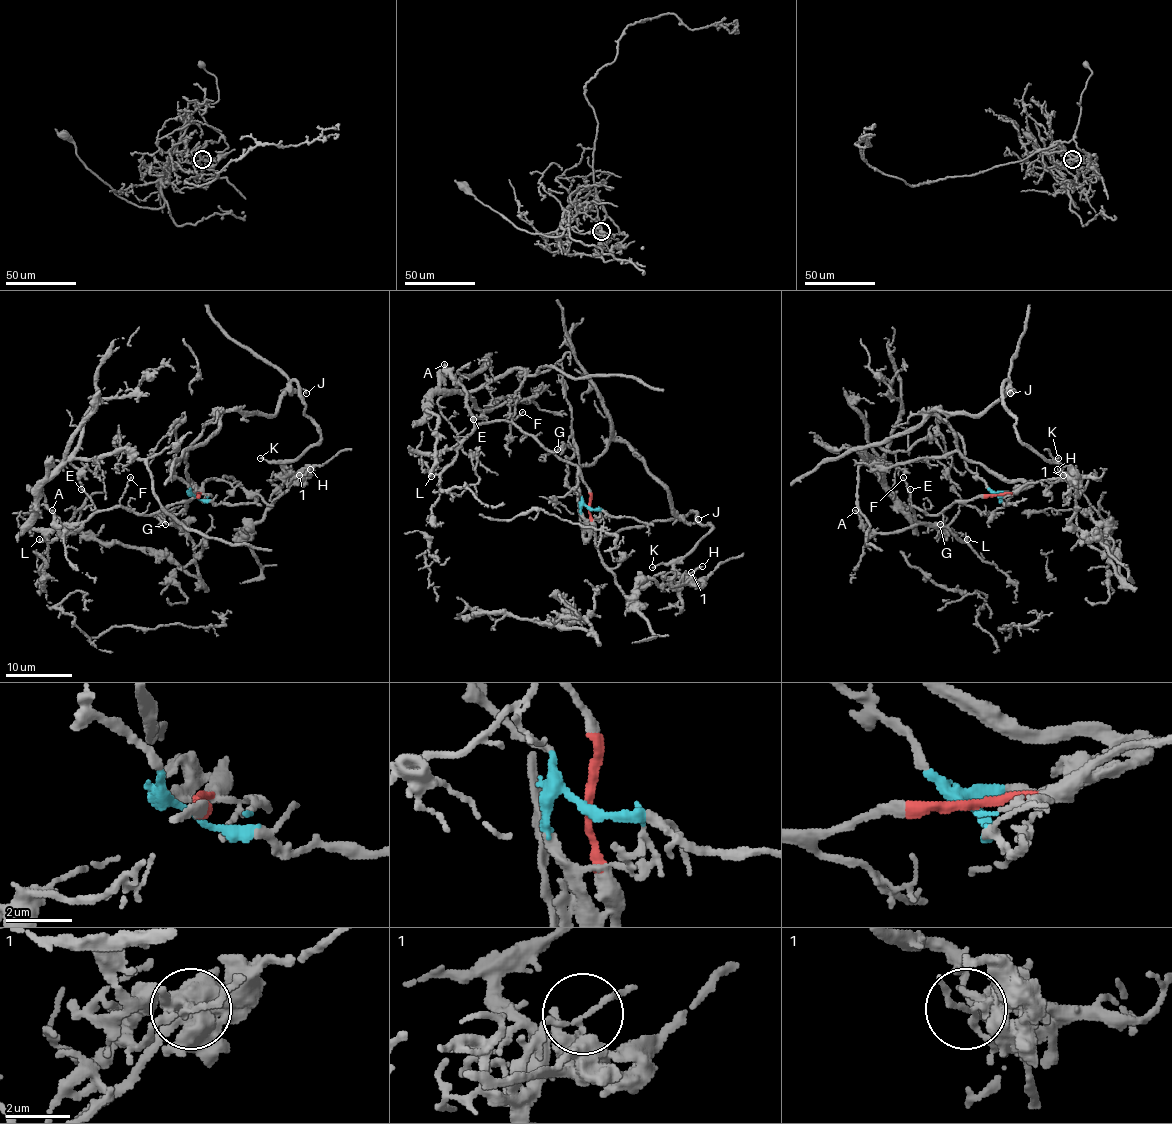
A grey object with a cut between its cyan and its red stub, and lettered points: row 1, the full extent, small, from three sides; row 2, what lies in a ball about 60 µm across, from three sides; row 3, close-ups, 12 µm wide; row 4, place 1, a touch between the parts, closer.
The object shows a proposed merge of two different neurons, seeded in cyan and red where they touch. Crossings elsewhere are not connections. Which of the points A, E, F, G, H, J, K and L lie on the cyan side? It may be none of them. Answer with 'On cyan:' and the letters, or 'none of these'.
On cyan: H, J, K

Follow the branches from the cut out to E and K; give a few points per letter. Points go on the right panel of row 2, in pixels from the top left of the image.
E: (998, 495), (979, 495), (949, 505), (943, 512), (926, 514), (913, 507), (913, 510), (909, 489)
K: (998, 495), (1023, 484), (966, 459), (933, 410), (979, 415), (1006, 380), (1003, 404), (1019, 440), (1058, 459)

